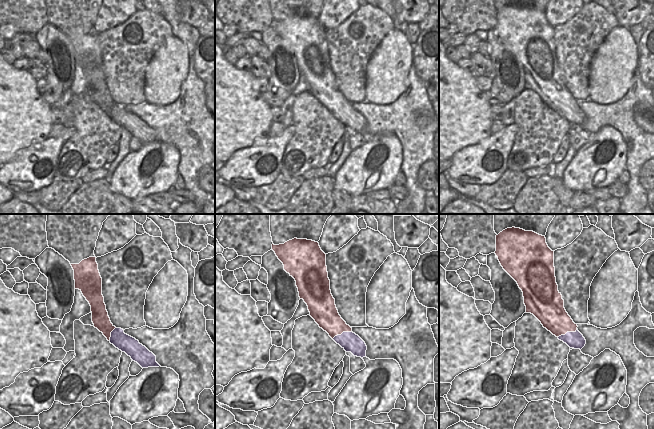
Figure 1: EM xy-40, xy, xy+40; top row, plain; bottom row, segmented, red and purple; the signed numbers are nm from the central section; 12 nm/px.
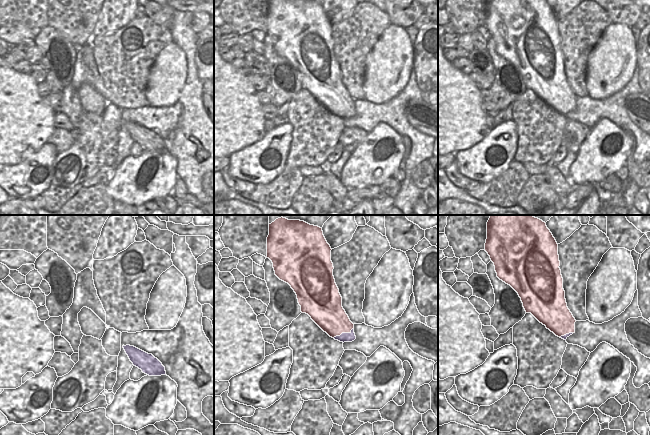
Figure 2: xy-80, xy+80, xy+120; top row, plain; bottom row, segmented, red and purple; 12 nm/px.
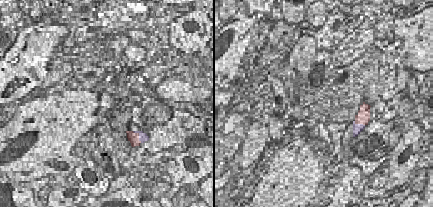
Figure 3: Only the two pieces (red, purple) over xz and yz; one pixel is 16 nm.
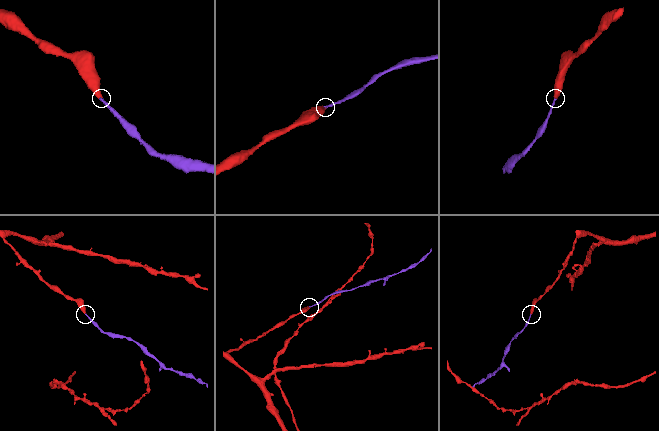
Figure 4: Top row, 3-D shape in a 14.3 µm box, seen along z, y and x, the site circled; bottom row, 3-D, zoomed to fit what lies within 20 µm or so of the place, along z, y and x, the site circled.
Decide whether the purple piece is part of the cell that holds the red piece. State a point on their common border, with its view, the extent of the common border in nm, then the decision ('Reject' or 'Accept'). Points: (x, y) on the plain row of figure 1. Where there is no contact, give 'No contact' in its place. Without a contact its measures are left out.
Touches red at xy+40 (567, 107). Shared border 260 nm. Accept.

